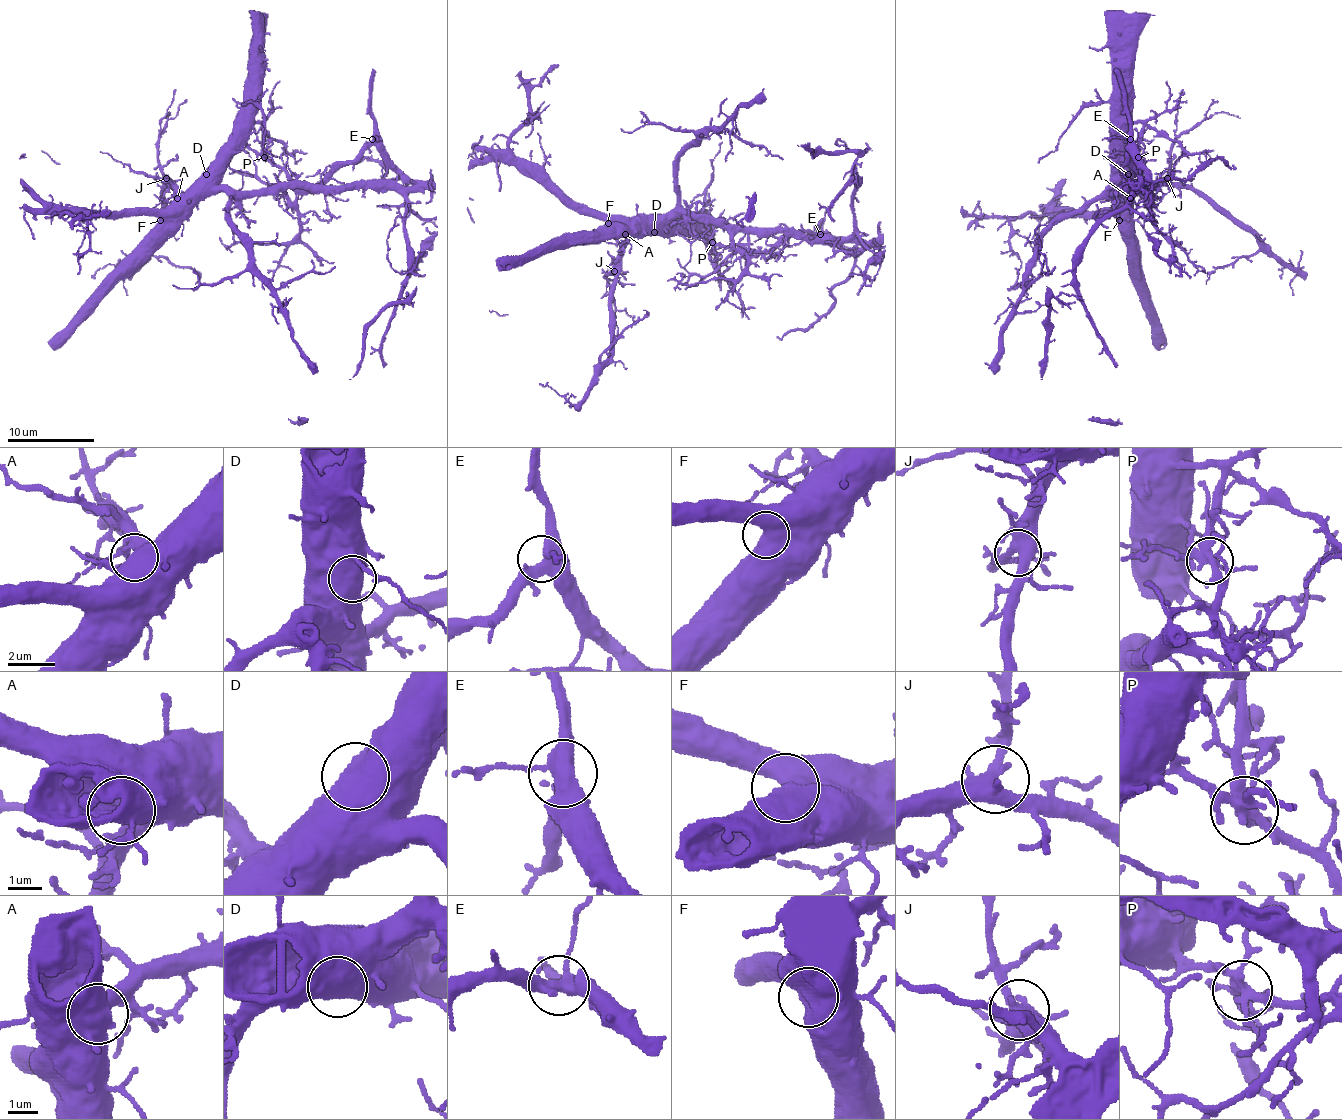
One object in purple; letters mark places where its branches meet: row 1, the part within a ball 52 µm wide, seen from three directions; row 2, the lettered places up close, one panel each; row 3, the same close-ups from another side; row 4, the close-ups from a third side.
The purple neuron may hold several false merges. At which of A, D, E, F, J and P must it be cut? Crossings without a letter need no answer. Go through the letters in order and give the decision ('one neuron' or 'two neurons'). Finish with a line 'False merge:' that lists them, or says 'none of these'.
A: one neuron
D: one neuron
E: one neuron
F: one neuron
J: one neuron
P: two neurons
False merge: P

